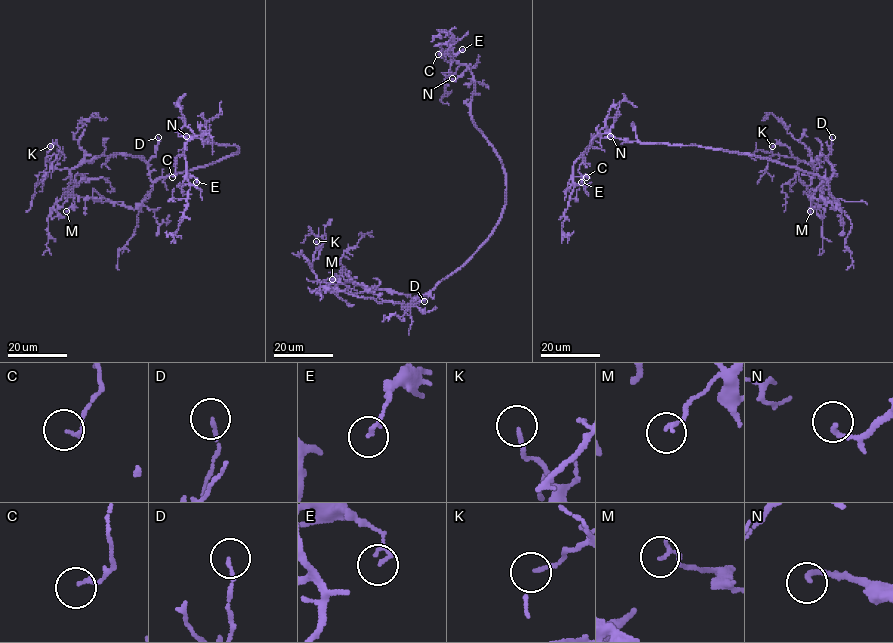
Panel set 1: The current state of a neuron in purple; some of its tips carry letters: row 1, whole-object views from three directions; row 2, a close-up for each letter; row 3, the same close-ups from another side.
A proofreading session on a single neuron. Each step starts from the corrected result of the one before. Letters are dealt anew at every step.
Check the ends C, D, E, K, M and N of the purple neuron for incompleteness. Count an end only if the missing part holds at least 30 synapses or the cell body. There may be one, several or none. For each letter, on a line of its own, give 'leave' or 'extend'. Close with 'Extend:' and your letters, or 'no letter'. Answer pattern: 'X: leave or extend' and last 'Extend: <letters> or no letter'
C: leave
D: leave
E: leave
K: leave
M: leave
N: leave
Extend: no letter

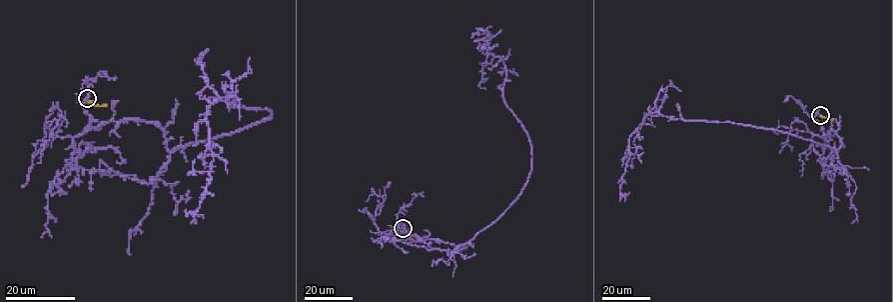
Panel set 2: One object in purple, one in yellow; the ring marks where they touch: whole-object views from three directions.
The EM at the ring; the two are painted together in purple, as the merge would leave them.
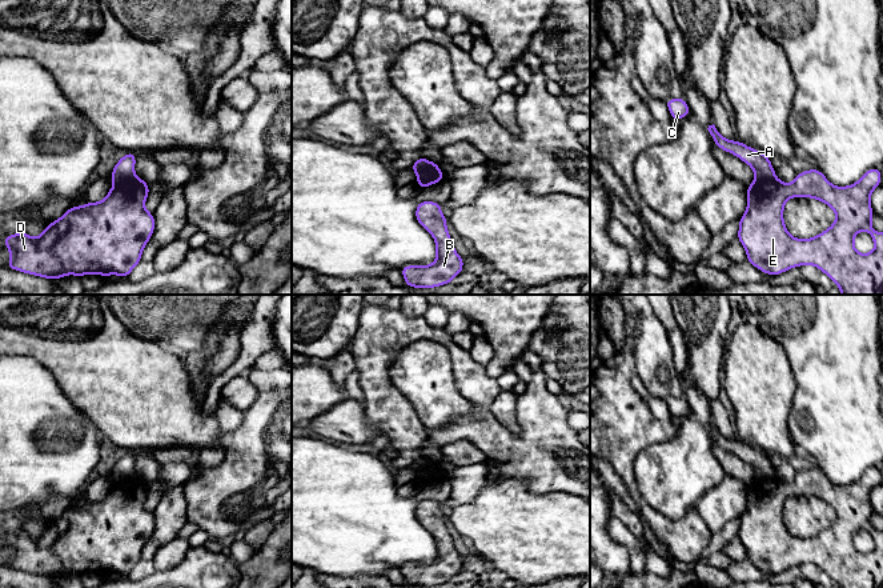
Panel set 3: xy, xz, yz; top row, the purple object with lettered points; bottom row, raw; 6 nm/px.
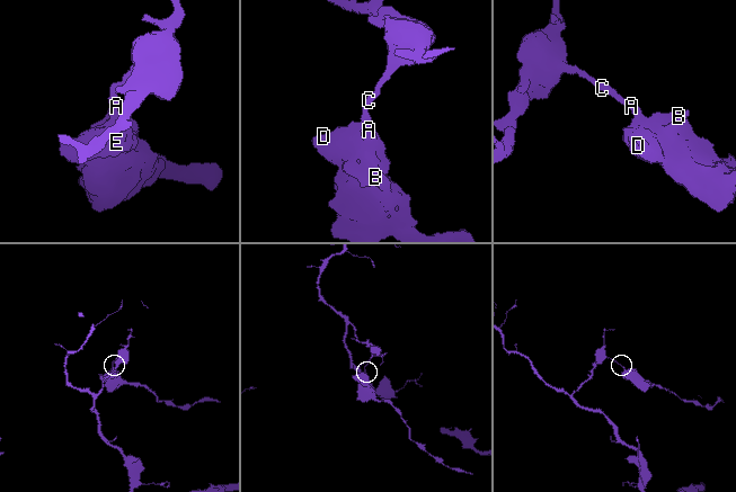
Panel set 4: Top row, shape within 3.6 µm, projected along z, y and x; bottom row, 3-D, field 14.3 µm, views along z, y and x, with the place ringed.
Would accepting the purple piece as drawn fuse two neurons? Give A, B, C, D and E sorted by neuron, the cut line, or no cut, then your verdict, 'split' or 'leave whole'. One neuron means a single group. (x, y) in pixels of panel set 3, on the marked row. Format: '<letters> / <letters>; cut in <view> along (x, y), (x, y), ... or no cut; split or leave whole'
A C / B D E; cut in xz along (430, 162), (426, 174), (418, 178); split

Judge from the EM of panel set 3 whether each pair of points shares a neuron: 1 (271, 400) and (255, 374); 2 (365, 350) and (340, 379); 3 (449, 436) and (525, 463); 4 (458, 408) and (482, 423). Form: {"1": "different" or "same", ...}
{"1": "different", "2": "different", "3": "same", "4": "different"}

